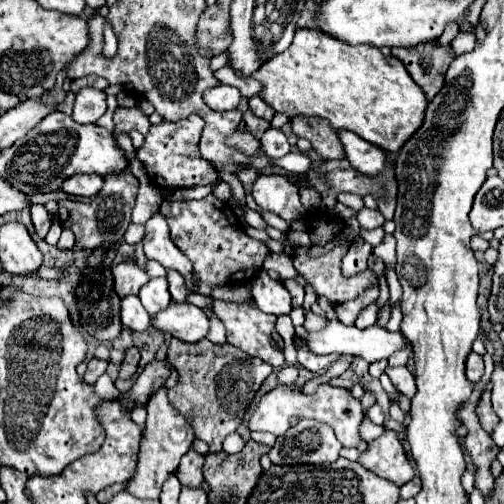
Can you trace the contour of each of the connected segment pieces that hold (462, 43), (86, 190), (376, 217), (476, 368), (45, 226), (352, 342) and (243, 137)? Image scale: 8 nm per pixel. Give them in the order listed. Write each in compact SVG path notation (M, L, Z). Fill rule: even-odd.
M469 32L469 34L457 34L451 44L453 44L453 50L455 50L457 56L463 54L463 52L469 52L475 46L475 34L473 32Z
M77 174L67 178L61 184L61 190L65 194L73 194L73 196L95 196L103 186L103 178L97 174Z
M361 208L357 214L357 220L363 228L371 230L371 228L379 228L385 224L385 218L379 214L379 210L371 210L371 208Z
M475 352L469 354L469 358L465 360L465 376L469 378L469 382L477 382L483 376L483 358Z
M33 204L29 212L31 212L31 222L33 222L33 228L35 228L37 236L45 238L49 228L51 228L51 218L49 218L45 206L43 204Z
M329 320L323 330L309 332L307 336L295 336L295 338L301 340L307 346L307 350L311 350L313 354L331 354L331 352L339 352L341 356L357 354L367 362L377 362L377 360L389 358L395 350L411 348L401 332L387 332L385 328L379 328L379 326L369 326L365 330L359 330L355 326L343 326L339 320Z
M233 132L229 138L225 138L225 142L229 142L229 146L233 146L245 156L257 156L261 150L259 140L253 138L253 134L249 132Z

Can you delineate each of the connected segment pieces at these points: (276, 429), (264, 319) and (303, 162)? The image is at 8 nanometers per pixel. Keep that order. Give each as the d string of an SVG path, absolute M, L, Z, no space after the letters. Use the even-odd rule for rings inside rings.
M327 382L319 384L319 388L313 394L305 394L301 388L291 388L291 386L273 388L271 392L267 392L259 400L259 404L257 404L253 416L249 418L247 426L249 426L249 430L261 430L261 432L271 432L275 436L283 436L285 430L289 430L289 420L293 416L313 418L313 420L329 424L335 430L337 440L345 448L353 448L353 446L359 444L359 424L363 420L361 402L357 398L353 398L349 390L335 388L335 386L327 384Z
M215 300L213 302L213 312L217 314L217 318L225 324L227 330L227 344L237 346L239 350L251 354L251 356L259 356L265 362L269 362L271 366L279 368L283 366L283 352L275 350L271 346L271 338L273 338L273 330L275 330L275 320L273 316L261 312L253 302L243 302L243 304L235 304L235 302L225 302L225 300Z
M293 150L293 152L289 152L285 158L281 158L281 160L275 160L277 164L273 164L273 166L279 166L279 168L285 168L287 172L291 172L291 174L297 174L297 172L307 172L313 164L311 164L311 160L303 154L303 152L299 152L299 150Z

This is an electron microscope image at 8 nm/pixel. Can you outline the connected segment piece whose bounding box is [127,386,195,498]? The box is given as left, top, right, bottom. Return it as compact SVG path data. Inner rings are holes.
M163 386L147 402L147 424L145 424L145 436L141 438L141 452L139 452L139 462L137 462L137 474L129 480L127 492L131 492L137 498L159 498L163 482L169 478L169 474L173 474L177 470L179 460L191 448L193 438L195 438L193 428L169 404L167 388Z

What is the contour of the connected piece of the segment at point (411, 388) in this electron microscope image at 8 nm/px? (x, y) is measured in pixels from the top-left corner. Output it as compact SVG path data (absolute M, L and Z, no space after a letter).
M387 366L385 374L391 378L395 390L407 398L411 398L415 394L415 378L413 374L407 370L407 366L397 366L397 368L391 368Z

